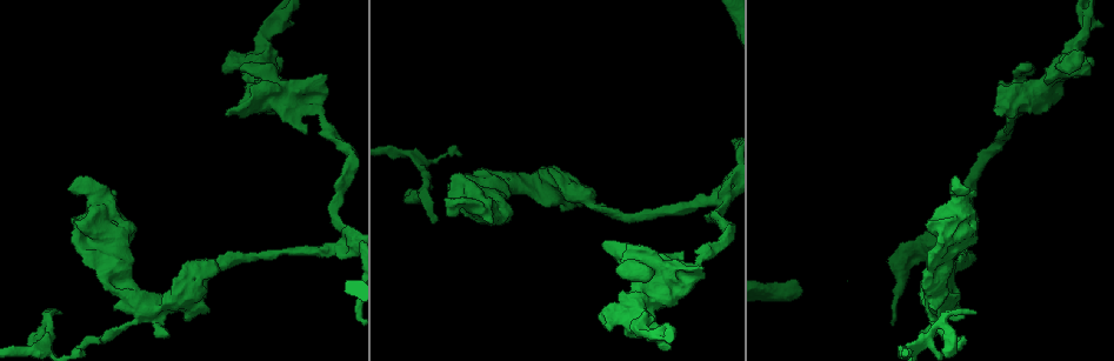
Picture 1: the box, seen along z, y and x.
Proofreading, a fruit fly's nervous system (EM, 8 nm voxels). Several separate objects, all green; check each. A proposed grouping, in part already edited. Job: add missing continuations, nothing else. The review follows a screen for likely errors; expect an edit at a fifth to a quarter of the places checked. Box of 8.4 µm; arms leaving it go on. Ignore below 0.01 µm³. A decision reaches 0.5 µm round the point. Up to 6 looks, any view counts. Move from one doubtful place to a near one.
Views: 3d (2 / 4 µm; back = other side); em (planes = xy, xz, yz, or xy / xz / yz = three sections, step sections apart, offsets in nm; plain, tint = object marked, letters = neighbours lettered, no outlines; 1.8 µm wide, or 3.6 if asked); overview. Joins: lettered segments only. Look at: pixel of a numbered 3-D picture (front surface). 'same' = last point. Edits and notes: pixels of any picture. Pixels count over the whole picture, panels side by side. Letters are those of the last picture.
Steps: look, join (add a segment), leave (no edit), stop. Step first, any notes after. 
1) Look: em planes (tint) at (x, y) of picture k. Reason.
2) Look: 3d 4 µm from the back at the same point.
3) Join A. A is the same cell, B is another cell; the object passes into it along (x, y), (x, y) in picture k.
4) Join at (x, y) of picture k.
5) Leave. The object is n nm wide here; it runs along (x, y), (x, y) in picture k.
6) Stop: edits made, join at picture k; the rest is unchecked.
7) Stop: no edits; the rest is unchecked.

Look: em planes (letters) at (699, 258) of picture 1. Narrows sharply.

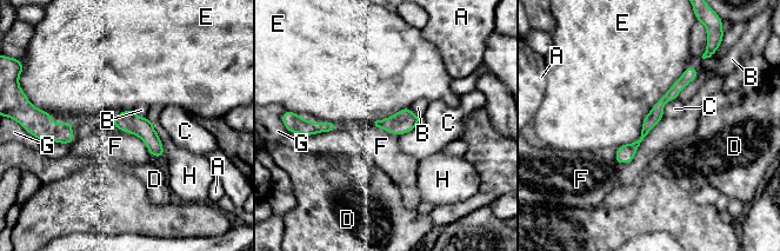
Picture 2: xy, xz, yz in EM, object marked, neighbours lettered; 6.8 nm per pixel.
Leave. A, B, C, D, E, F, G and H are other cells; a border runs along (664, 117), (630, 162), (614, 160) in picture 2; none of them fits.

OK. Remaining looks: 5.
Look: 3d 4 µm at (232, 56) of picture 1. An open end.

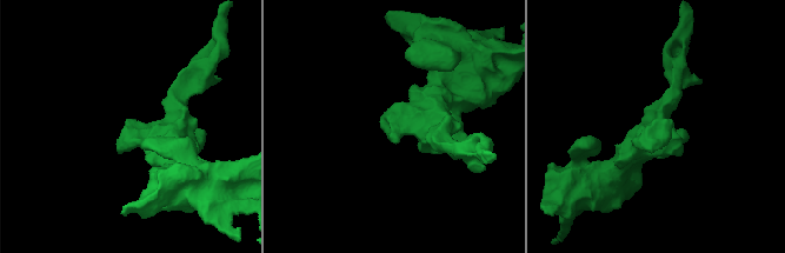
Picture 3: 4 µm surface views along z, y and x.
Look: em planes (tint) at (399, 139) of picture 3.

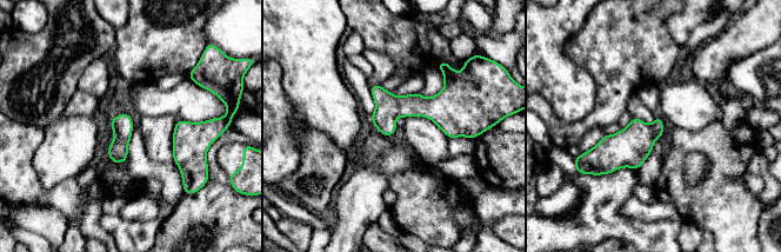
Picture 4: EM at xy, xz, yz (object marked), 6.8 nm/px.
Look: em planes (letters) at the same point. What lies round it.

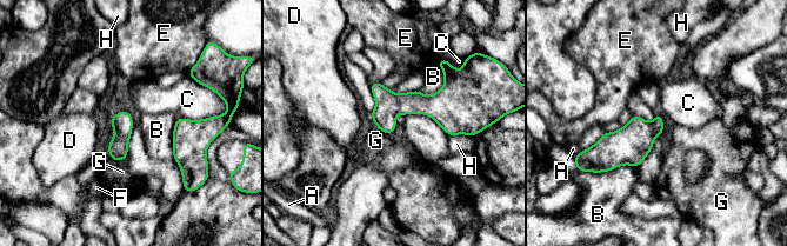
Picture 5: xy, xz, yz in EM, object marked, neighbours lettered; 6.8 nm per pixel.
Leave. The longest contact is with B, 240 nm; A, B, C, D, E, F, G and H are other cells; a border runs along (435, 64), (444, 85), (424, 95) in picture 5; no lettered segment goes on from it.

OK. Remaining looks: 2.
Look: em 3.6 µm yz step 4 (letters) at (1010, 106) of picture 1. Calibre changes.

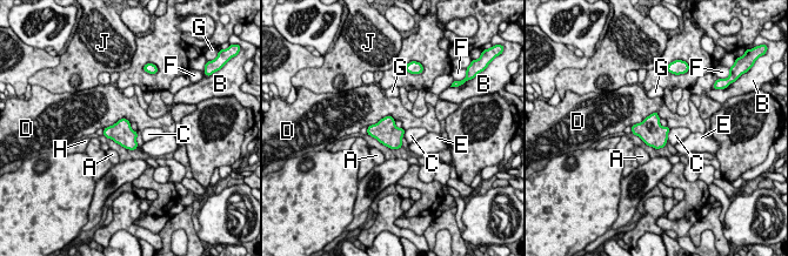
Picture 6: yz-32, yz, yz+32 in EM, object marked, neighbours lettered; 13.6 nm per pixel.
Leave. The object is 320 nm wide here; A, B, C, D, E, F, G, H and J are other cells; a border runs along (659, 114), (653, 112), (632, 126) in picture 6; no lettered segment goes on from it.

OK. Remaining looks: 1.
Stop: no edits; the rest is unchecked.

